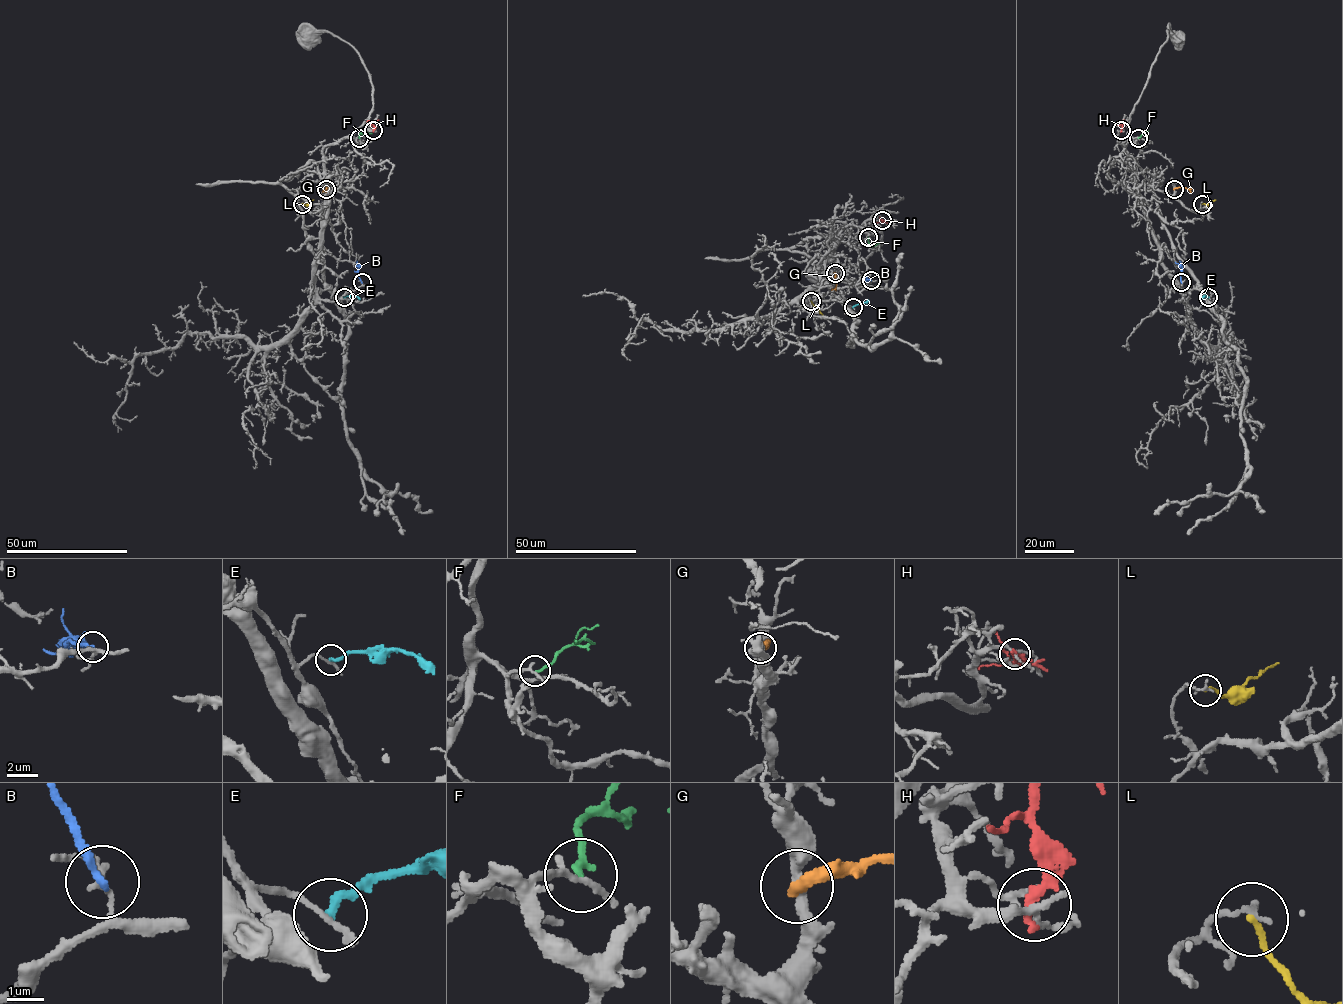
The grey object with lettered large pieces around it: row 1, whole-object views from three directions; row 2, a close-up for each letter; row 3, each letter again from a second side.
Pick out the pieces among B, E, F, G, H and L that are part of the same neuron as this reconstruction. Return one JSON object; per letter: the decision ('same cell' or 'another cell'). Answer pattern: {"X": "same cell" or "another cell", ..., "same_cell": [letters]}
{"B": "another cell", "E": "another cell", "F": "another cell", "G": "another cell", "H": "another cell", "L": "another cell", "same_cell": []}

